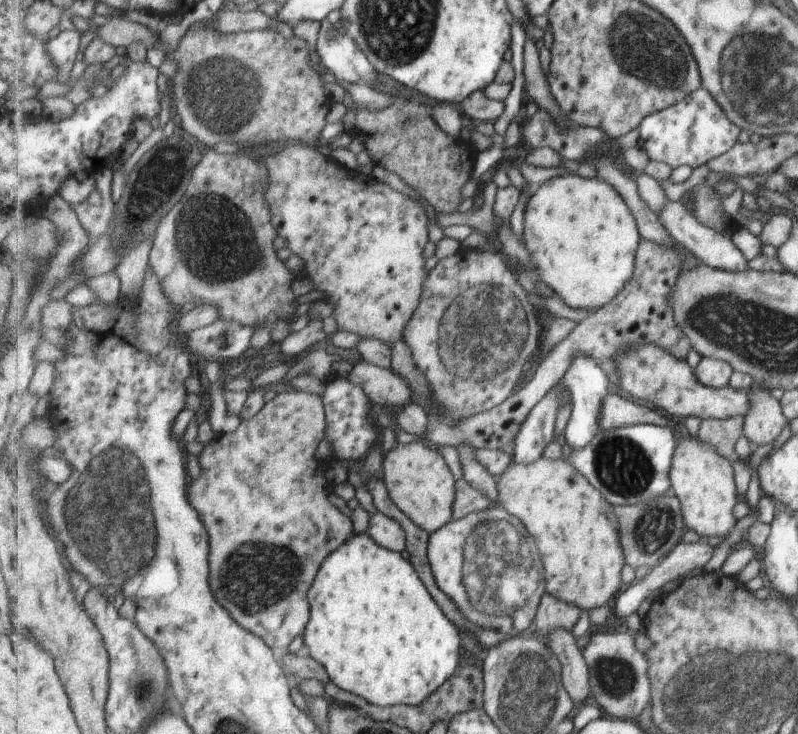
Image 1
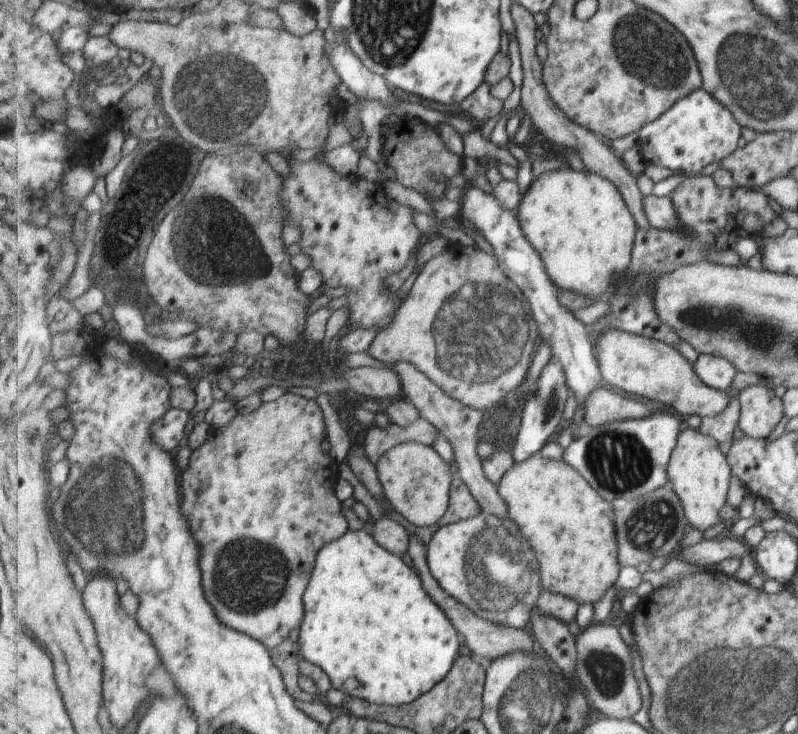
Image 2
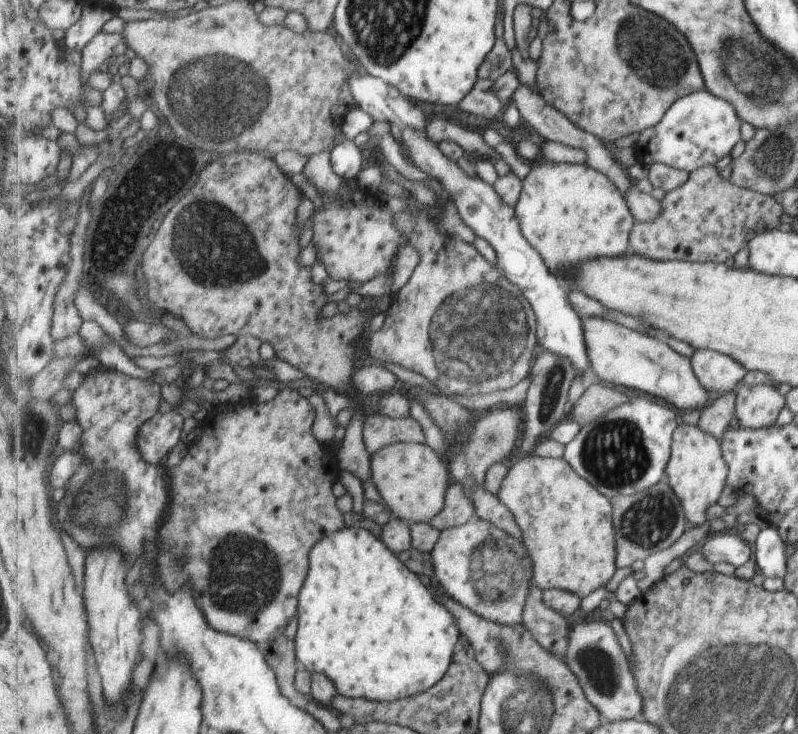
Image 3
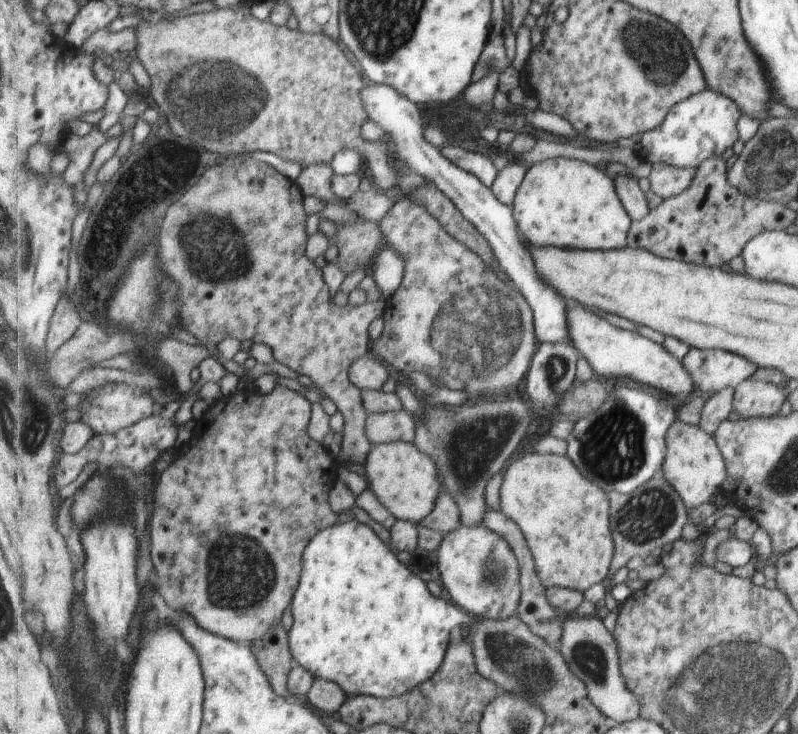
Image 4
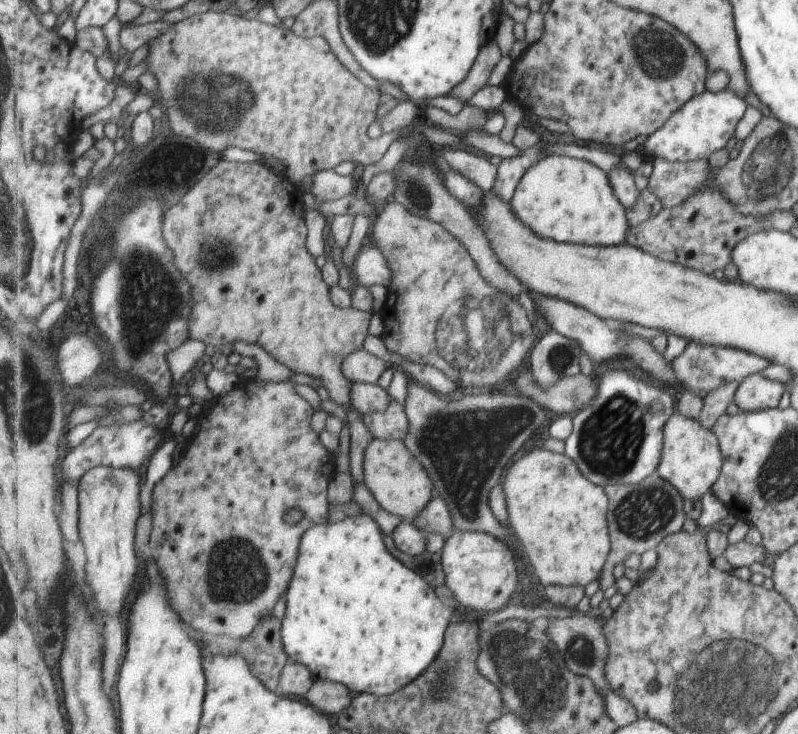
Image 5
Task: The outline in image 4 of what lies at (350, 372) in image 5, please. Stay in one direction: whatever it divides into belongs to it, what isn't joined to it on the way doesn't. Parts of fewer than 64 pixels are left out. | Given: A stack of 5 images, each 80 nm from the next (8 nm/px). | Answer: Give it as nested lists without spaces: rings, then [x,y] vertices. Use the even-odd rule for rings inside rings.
[[[370,352],[359,359],[350,368],[352,384],[363,390],[381,390],[387,382],[387,378],[397,374],[384,361]]]

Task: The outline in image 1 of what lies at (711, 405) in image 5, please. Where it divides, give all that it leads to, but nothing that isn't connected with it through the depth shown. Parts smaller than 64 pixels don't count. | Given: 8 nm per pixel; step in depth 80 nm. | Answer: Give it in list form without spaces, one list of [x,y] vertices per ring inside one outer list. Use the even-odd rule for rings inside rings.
[[[742,416],[723,419],[701,419],[695,434],[699,442],[713,446],[713,450],[724,458],[733,459],[734,445],[742,435]]]

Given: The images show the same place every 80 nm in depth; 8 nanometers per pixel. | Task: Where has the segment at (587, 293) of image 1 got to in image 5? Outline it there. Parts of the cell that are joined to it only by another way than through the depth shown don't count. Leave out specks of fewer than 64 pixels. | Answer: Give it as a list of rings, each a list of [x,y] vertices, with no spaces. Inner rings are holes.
[[[547,155],[527,170],[511,204],[517,218],[541,238],[601,247],[628,242],[628,211],[617,198],[609,176],[584,159]]]

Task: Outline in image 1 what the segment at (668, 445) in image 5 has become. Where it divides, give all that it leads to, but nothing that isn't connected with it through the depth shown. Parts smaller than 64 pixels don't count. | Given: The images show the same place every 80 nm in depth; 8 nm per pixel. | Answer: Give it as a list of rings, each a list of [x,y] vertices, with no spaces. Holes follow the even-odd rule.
[[[693,436],[683,438],[677,444],[671,483],[680,506],[685,530],[695,532],[699,537],[723,536],[735,522],[731,516],[731,506],[735,504],[735,488],[731,478],[731,464],[709,444],[703,444]]]

